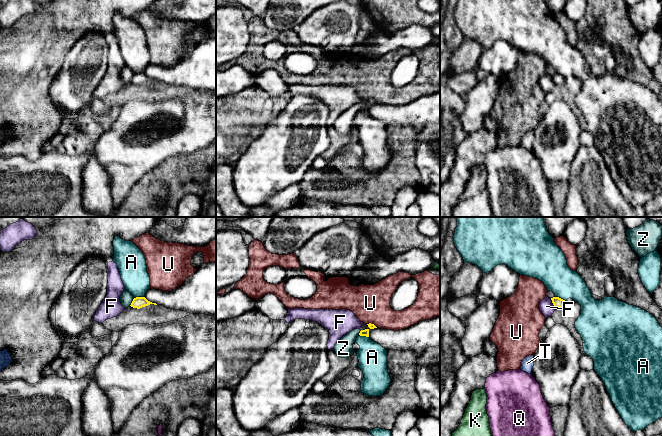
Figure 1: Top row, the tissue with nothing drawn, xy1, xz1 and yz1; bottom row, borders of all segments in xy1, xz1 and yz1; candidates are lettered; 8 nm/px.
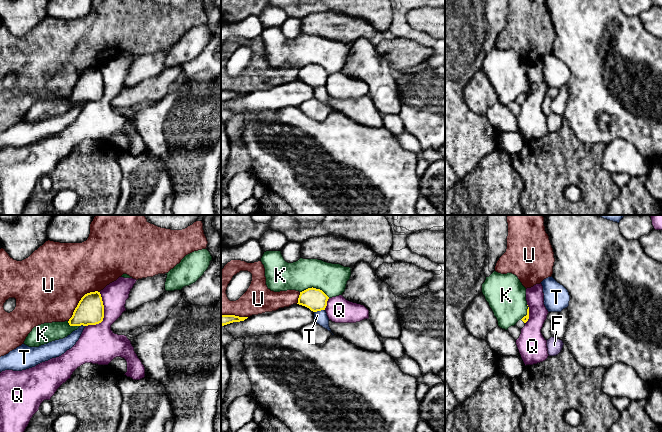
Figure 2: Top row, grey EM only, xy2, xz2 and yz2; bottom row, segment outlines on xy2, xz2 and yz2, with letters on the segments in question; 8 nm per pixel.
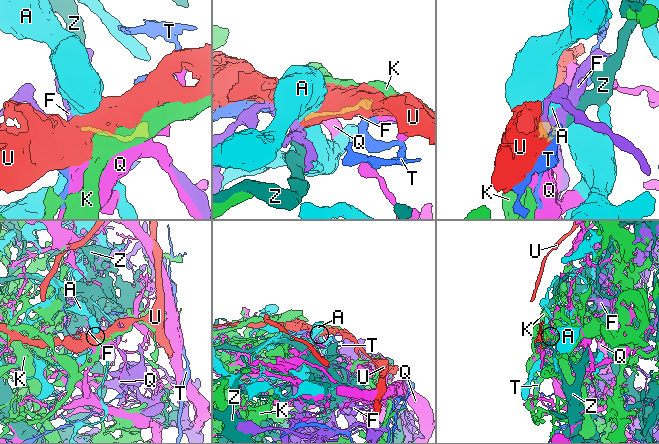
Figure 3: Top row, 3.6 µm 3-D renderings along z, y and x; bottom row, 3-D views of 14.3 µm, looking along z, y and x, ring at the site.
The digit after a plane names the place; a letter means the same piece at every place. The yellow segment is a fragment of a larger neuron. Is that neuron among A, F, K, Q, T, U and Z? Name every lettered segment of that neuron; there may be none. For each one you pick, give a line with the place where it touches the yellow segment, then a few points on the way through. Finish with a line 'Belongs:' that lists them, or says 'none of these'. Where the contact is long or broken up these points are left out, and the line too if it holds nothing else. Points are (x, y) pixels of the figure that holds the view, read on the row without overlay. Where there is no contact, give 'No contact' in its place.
Belongs: none of these

